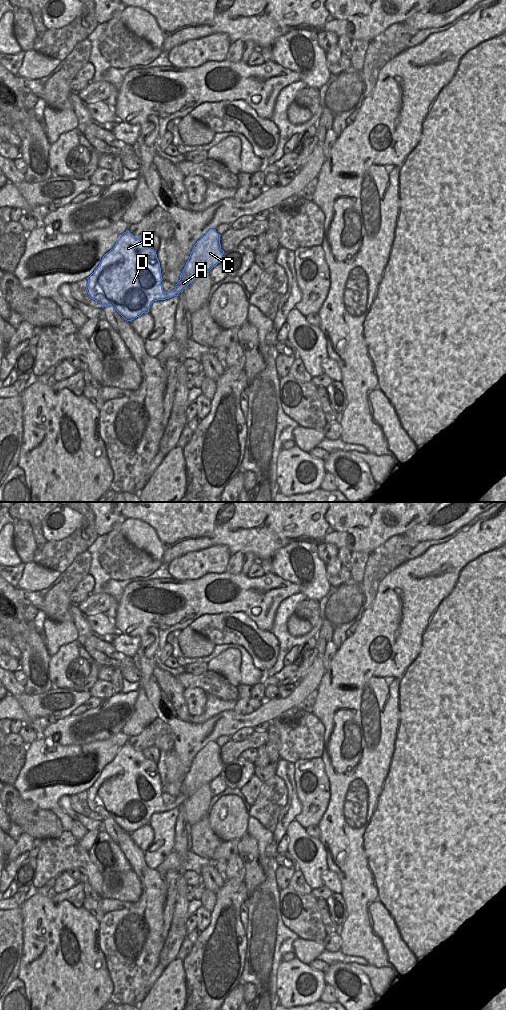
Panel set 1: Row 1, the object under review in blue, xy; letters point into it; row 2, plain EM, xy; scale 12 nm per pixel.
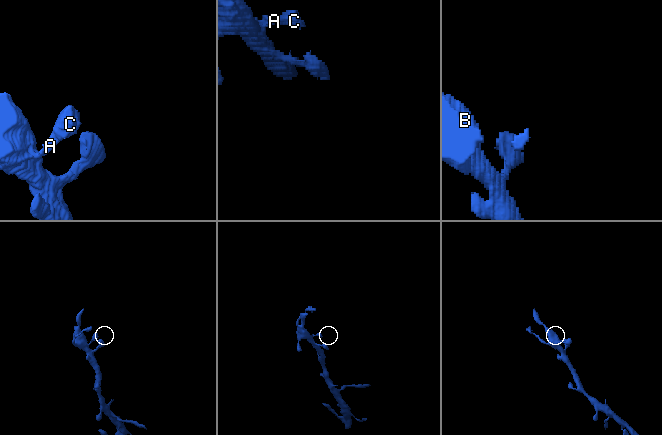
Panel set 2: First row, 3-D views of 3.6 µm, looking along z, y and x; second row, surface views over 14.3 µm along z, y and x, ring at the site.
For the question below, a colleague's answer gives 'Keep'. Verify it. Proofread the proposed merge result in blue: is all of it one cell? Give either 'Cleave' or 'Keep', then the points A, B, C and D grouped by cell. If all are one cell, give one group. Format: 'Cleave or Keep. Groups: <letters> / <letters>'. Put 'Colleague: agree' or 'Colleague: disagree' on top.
Colleague: agree
Keep. Groups: A B C D

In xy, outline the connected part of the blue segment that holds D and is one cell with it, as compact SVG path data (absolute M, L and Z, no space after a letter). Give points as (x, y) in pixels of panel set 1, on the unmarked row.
M215 741L206 744L194 757L175 801L164 804L156 763L126 743L87 790L88 807L102 820L111 817L125 832L134 832L148 825L154 813L177 808L197 788L220 775L224 766L220 748Z

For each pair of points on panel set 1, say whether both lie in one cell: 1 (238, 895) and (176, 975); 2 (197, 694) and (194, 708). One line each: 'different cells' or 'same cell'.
1: different cells
2: same cell

